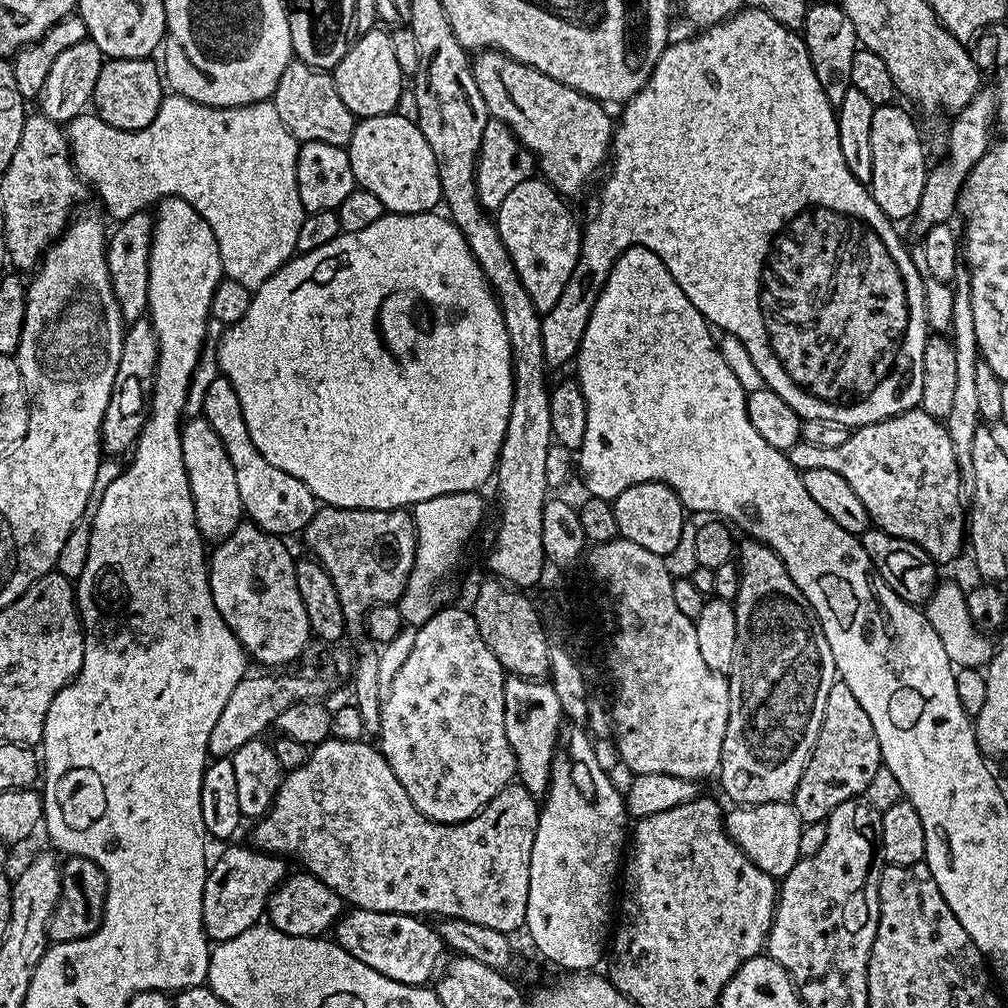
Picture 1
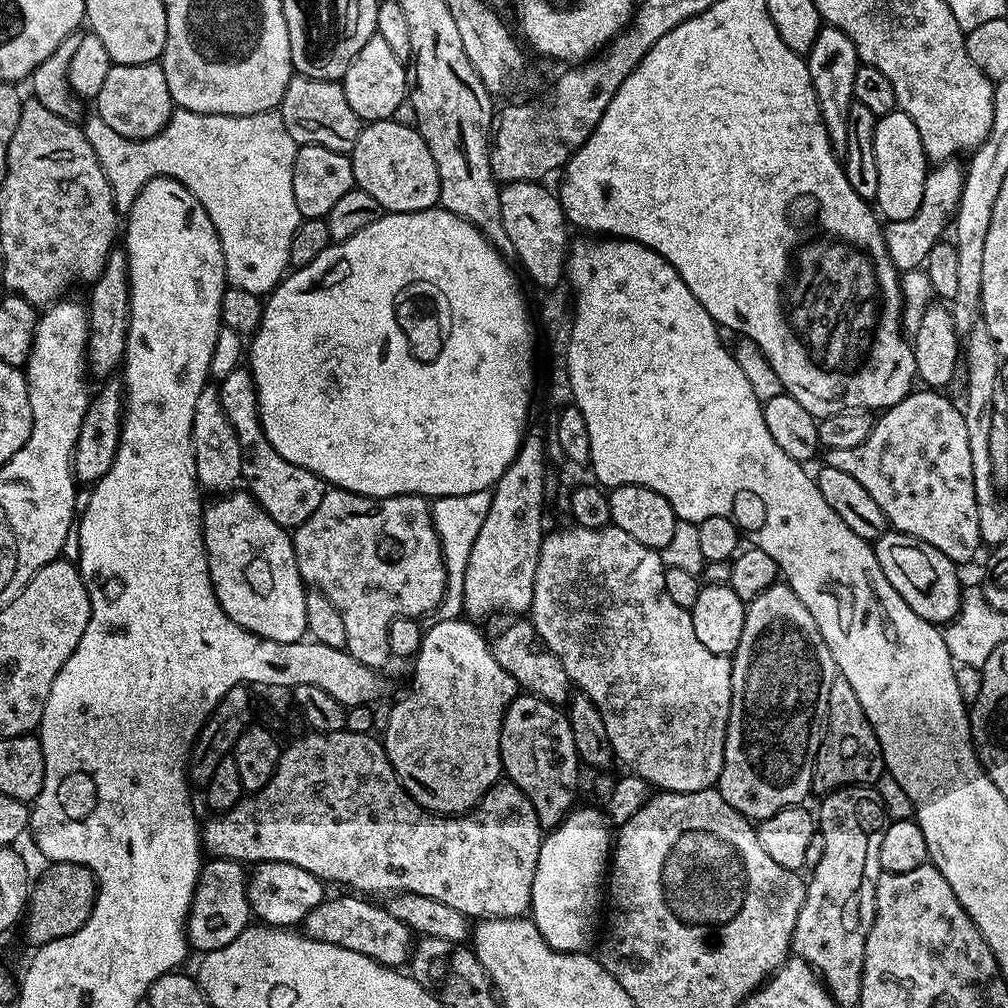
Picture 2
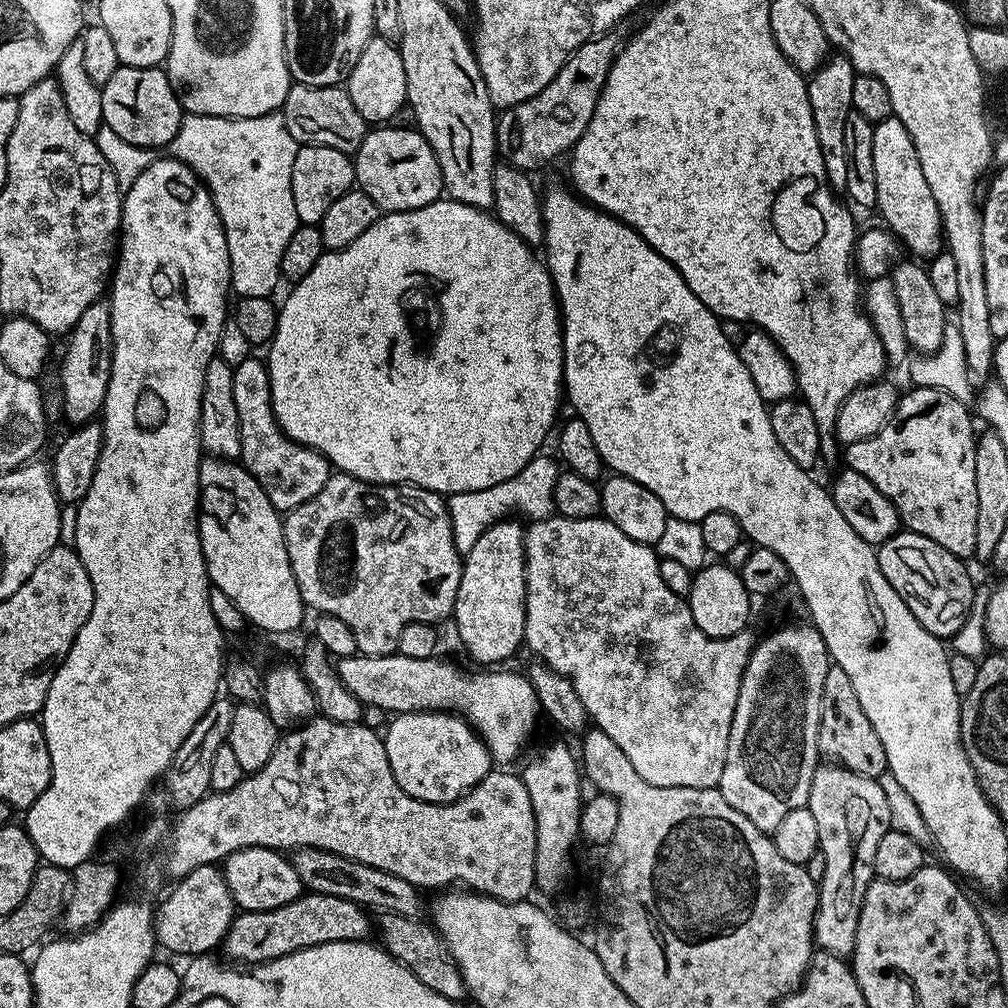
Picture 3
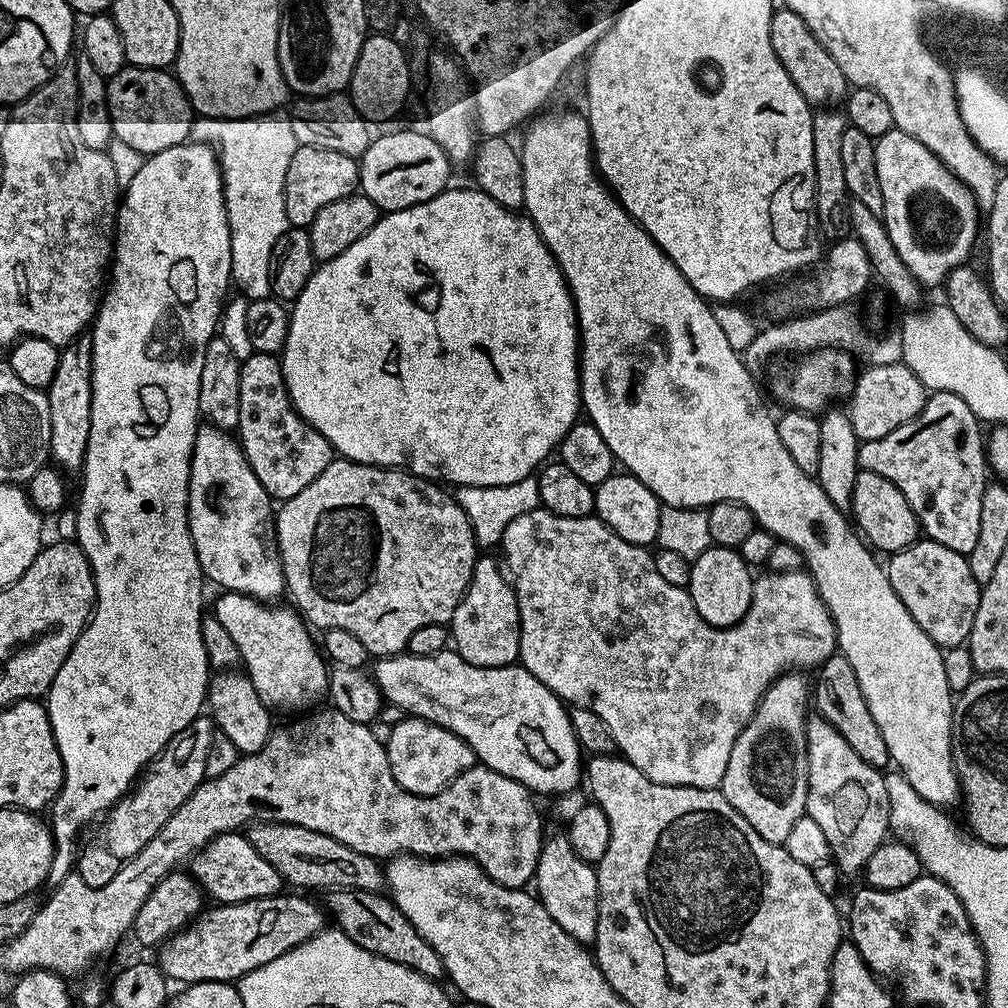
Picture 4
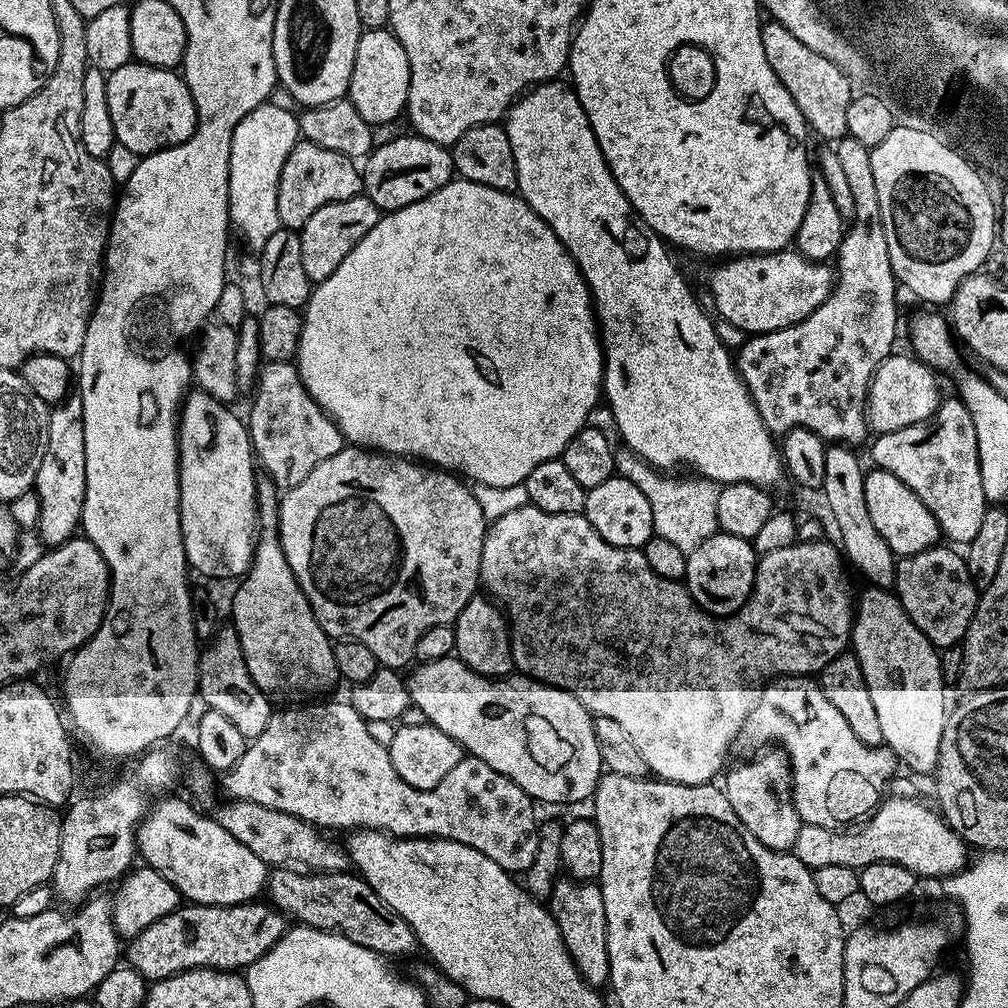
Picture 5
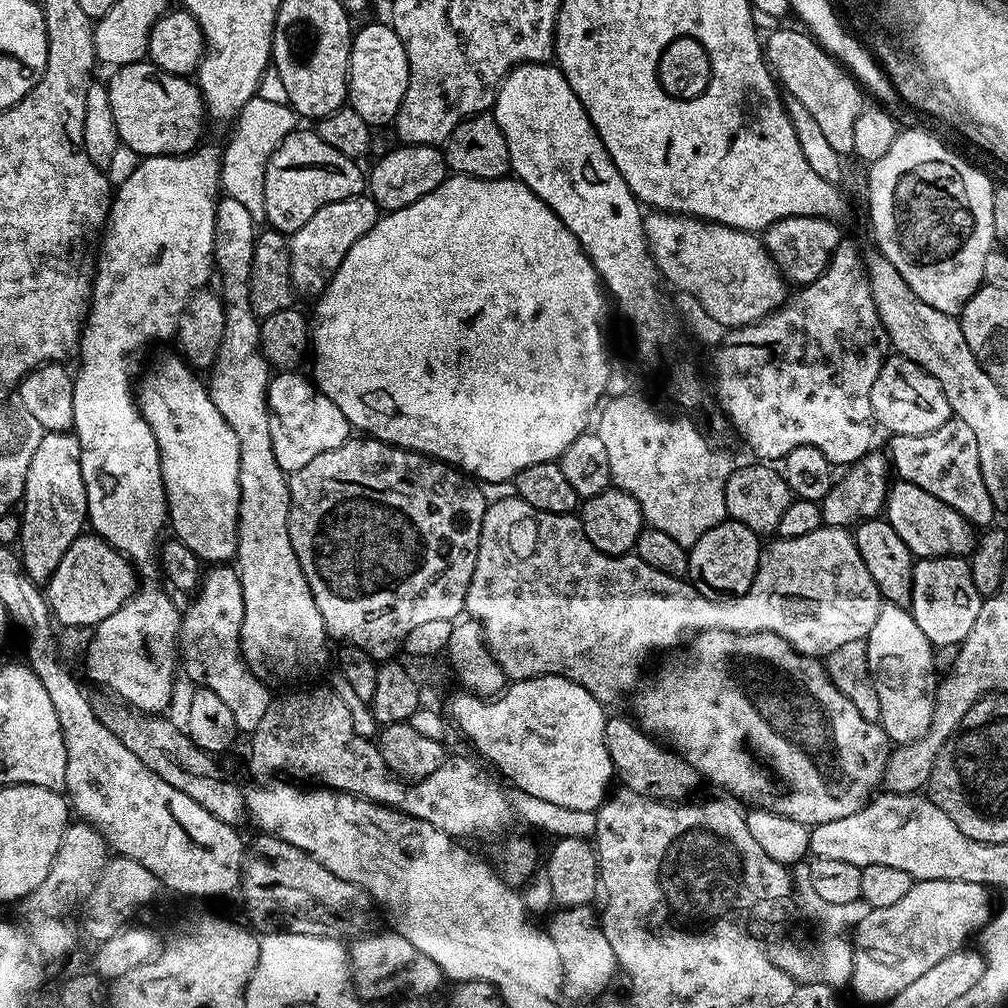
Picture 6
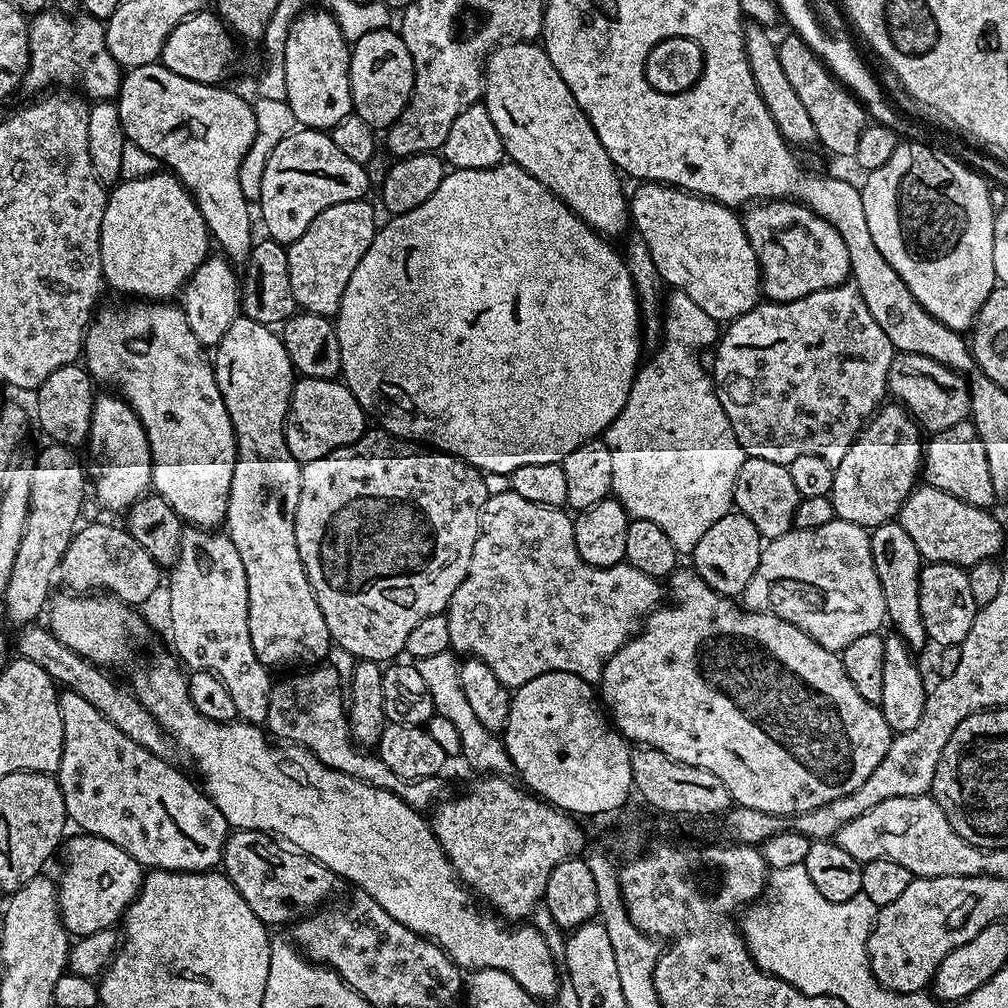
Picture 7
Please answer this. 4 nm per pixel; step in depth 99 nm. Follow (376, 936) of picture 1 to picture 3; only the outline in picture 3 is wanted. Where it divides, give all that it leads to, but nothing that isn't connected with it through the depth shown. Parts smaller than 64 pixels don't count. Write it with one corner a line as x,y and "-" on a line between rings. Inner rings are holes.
308,892
294,902
286,902
286,906
278,906
274,910
241,911
232,920
228,935
224,938
222,952
229,956
229,961
241,960
241,965
255,966
330,942
367,941
368,931
374,928
368,916
369,913
352,900
334,898
334,894

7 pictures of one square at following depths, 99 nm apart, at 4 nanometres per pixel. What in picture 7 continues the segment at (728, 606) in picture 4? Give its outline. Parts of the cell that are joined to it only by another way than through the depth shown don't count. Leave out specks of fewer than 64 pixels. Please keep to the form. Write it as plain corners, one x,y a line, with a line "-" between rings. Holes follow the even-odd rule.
733,510
718,518
718,522
714,522
714,526
702,534
698,546
694,546
690,553
690,564
702,582
710,586
710,590
719,596
740,598
743,597
750,578
754,578
754,570
758,570
761,547
762,538
758,530
754,530
754,522

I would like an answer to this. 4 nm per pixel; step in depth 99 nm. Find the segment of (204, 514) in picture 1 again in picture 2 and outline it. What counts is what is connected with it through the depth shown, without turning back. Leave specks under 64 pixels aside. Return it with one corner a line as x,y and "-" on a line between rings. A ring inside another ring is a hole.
215,383
205,384
202,394
198,394
198,402
194,405
192,445
196,478
201,489
208,491
209,488
212,494
224,494
241,483
242,446
238,434
234,434
234,426
230,426
230,418
226,418
226,410
222,410
220,390

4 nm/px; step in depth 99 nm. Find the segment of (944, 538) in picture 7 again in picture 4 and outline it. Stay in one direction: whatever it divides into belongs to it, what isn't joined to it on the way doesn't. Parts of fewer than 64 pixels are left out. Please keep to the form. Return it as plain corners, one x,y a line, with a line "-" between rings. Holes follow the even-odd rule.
857,471
850,516
859,535
880,554
900,552
916,543
921,535
920,523
916,521
914,510
910,510
906,498
902,498
902,490
898,490
894,482
886,482
882,474

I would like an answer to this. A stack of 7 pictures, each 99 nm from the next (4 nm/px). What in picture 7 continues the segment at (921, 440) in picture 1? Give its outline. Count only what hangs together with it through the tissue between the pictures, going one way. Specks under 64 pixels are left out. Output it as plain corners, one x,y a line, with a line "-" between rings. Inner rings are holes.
971,419
958,422
944,432
935,433
925,443
922,476
931,487
970,506
991,509
997,503
994,482
990,478
990,462
986,458
986,446
982,446
982,438

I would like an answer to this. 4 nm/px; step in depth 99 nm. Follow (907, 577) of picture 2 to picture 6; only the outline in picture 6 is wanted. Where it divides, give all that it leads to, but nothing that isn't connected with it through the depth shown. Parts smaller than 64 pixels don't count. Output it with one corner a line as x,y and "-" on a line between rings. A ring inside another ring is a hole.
929,556
912,565
912,602
910,611
918,630
936,648
960,644
970,634
982,597
975,590
969,561
962,556

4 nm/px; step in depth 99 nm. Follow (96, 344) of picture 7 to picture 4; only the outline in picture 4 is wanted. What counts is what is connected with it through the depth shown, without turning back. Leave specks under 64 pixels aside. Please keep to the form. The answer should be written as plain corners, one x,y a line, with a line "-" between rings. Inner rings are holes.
200,426
196,429
188,487
188,525
194,538
198,562
205,577
211,583
213,580
217,589
241,592
265,602
275,601
275,596
285,595
284,567
280,561
280,550
276,547
274,501
266,494
262,482
254,478
254,470
250,470
250,462
240,449
239,439
221,428

